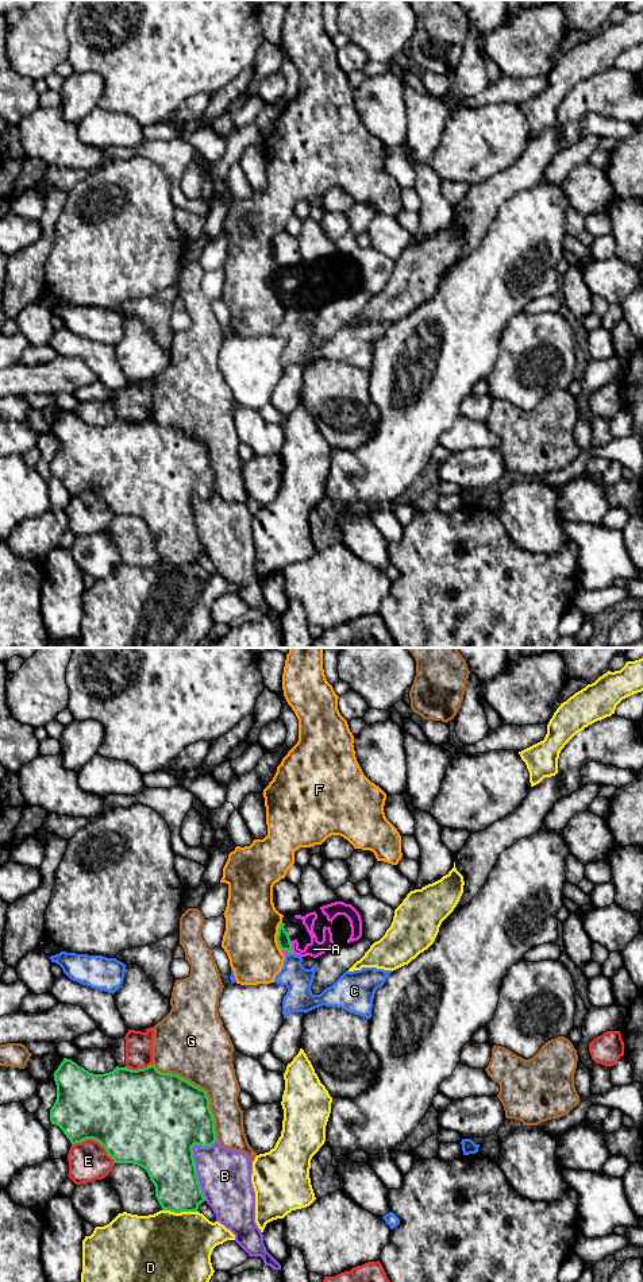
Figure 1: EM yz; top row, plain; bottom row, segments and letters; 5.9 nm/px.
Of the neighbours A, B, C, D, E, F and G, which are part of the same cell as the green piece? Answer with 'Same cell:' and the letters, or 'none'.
Same cell: A

